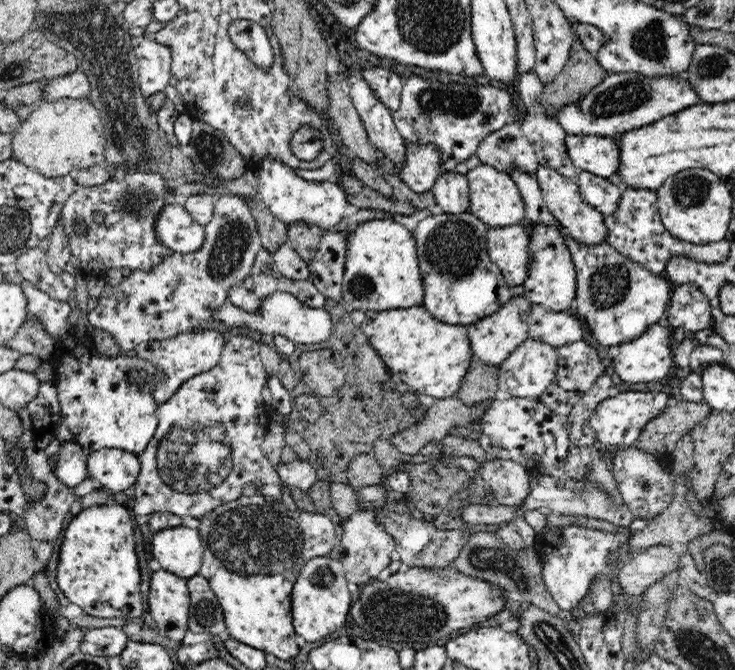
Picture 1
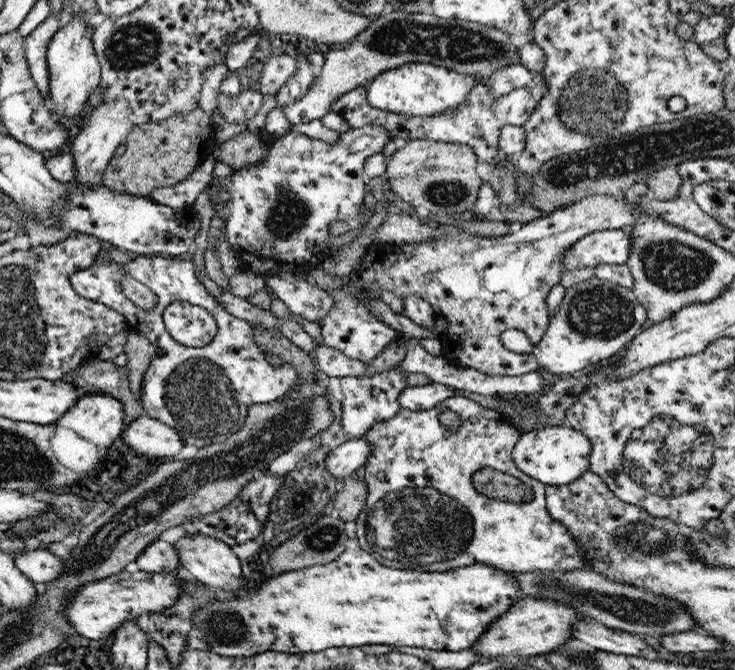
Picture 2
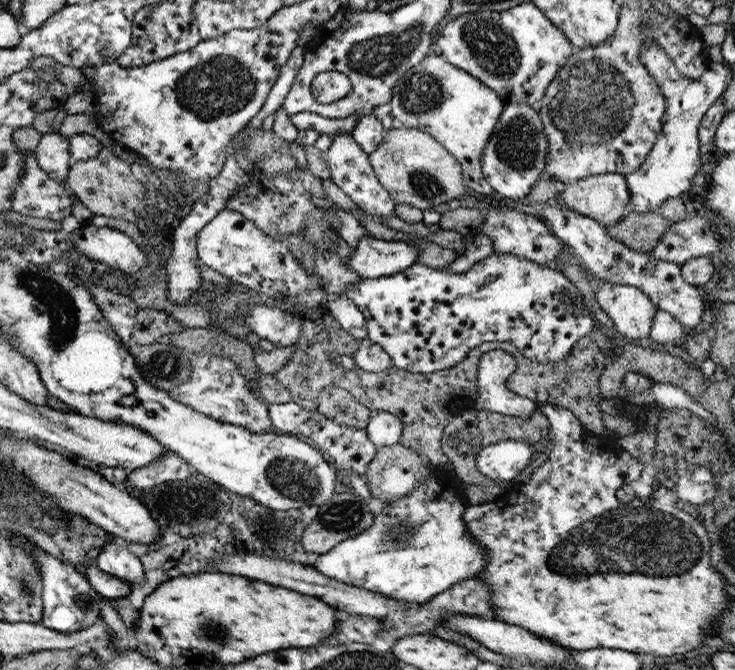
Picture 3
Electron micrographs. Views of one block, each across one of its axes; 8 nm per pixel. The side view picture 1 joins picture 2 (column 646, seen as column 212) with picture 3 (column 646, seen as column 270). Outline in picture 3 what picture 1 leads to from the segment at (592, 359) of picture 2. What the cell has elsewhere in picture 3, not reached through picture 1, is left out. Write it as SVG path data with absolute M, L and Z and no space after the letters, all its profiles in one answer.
M599 281L593 287L595 302L612 318L625 339L639 340L648 336L656 306L638 288Z

